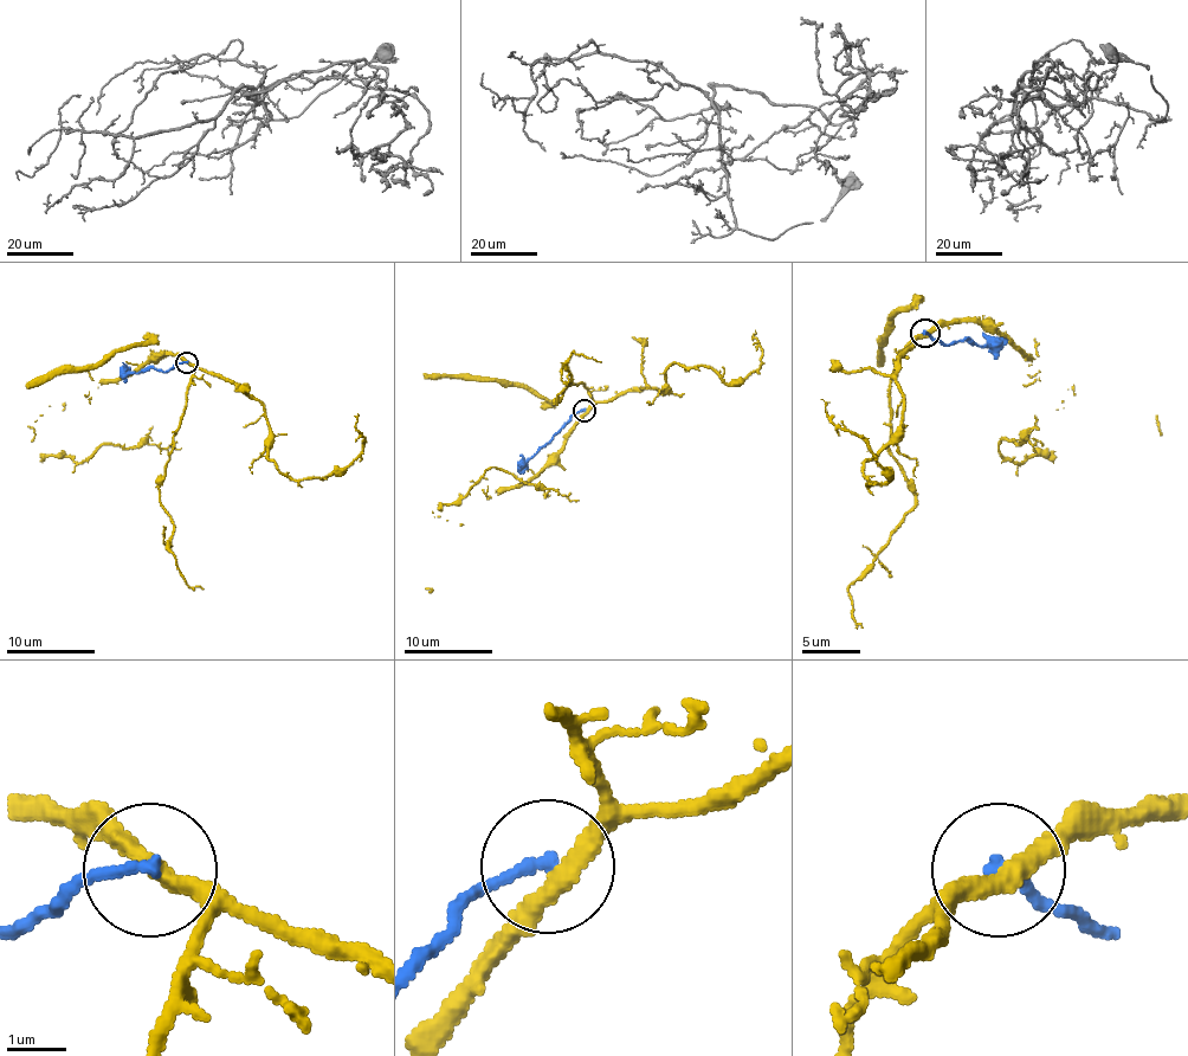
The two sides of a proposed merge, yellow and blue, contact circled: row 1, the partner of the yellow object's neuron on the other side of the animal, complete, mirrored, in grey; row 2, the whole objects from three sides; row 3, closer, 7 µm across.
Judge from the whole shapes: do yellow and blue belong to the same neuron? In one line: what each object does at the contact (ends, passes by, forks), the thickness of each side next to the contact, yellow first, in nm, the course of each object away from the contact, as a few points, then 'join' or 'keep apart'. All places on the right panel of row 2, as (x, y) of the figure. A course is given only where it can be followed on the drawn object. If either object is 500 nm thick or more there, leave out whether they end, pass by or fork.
yellow passes by; blue ends there; 320 nm thick on the yellow side, 200 nm on the other; yellow runs (924, 334), (987, 322), (1034, 374), (1071, 385), (1054, 452), (1019, 463), (999, 452), (1002, 440), (1043, 443); blue runs (924, 334), (947, 345), (964, 339), (993, 345), (1008, 339); keep apart

